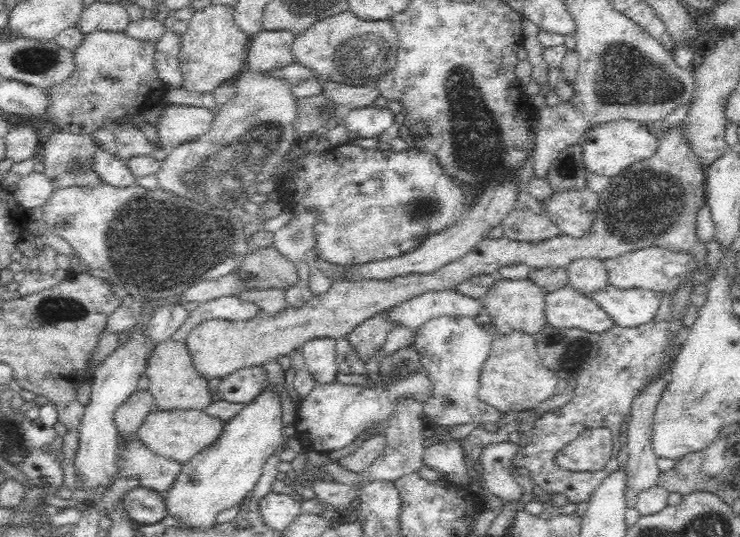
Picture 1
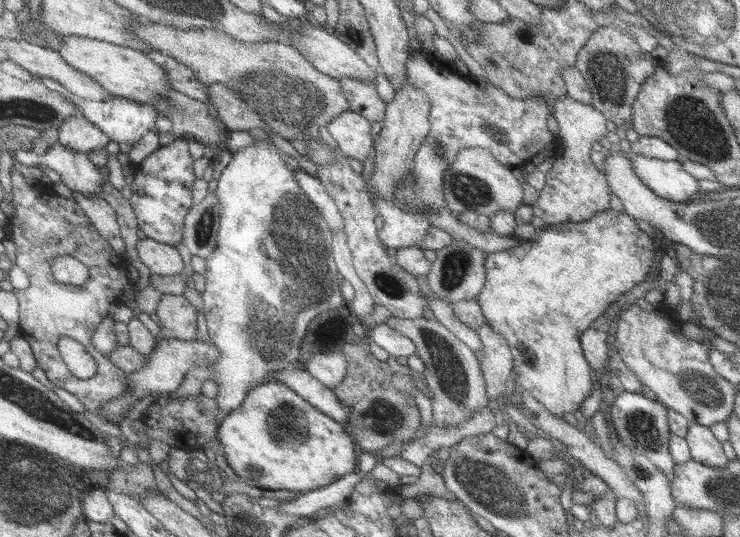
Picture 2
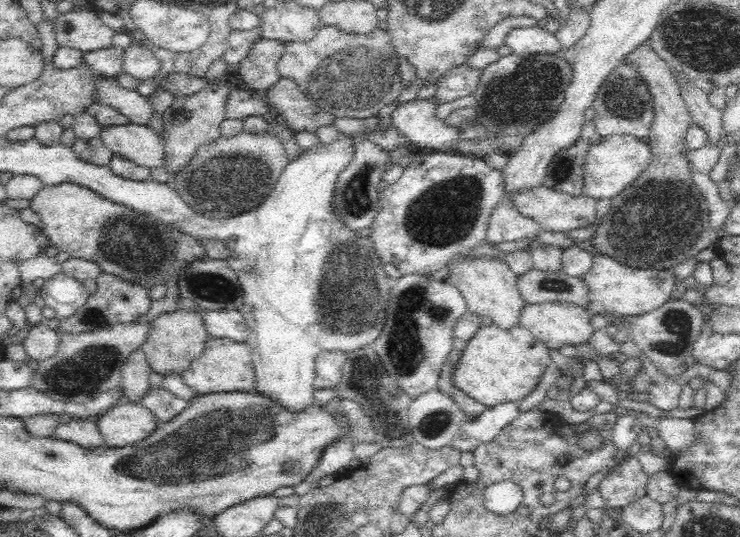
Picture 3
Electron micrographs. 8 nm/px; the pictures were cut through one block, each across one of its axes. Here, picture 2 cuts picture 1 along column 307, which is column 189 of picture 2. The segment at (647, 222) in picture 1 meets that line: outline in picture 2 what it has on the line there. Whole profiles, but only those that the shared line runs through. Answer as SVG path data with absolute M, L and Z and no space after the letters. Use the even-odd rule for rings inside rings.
M163 295L157 315L169 336L188 342L200 338L198 311L184 295Z

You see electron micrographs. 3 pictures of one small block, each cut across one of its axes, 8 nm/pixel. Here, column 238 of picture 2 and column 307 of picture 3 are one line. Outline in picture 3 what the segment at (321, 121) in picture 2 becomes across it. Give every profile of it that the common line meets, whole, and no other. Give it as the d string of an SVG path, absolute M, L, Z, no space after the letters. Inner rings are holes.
M329 25L323 27L312 40L288 43L277 72L280 79L296 81L300 92L316 106L331 112L335 116L332 126L340 133L352 135L380 130L378 112L396 102L404 87L399 64L386 30L374 29L364 35L352 35Z

